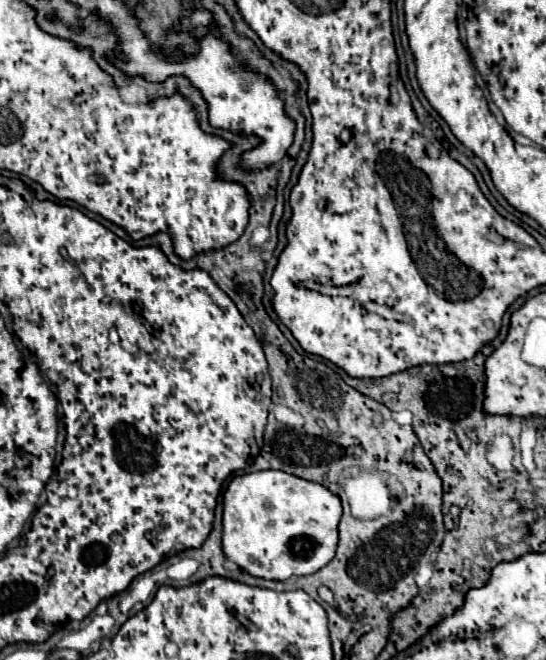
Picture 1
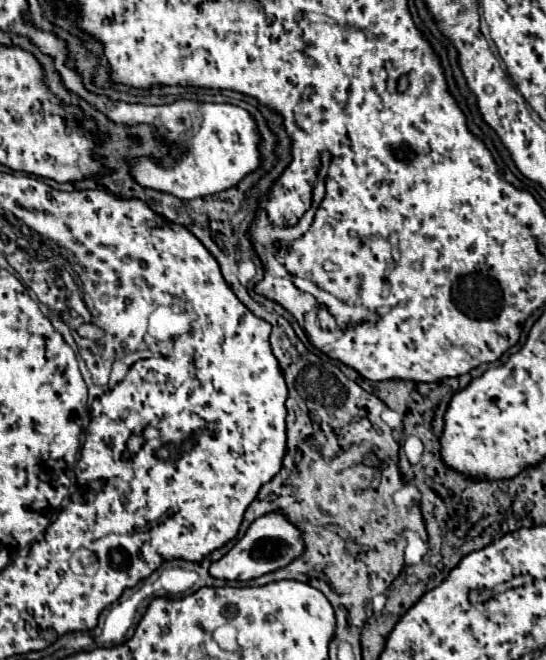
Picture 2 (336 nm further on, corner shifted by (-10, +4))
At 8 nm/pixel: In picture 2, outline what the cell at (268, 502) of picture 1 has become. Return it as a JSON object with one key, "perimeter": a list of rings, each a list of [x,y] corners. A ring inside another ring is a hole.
{"perimeter":[[[263,515],[251,523],[247,533],[241,537],[241,541],[235,543],[231,551],[227,551],[219,561],[211,563],[209,573],[215,579],[249,581],[265,573],[283,569],[301,553],[303,553],[303,539],[299,539],[299,529],[291,525],[287,519],[283,519],[283,515]]]}

